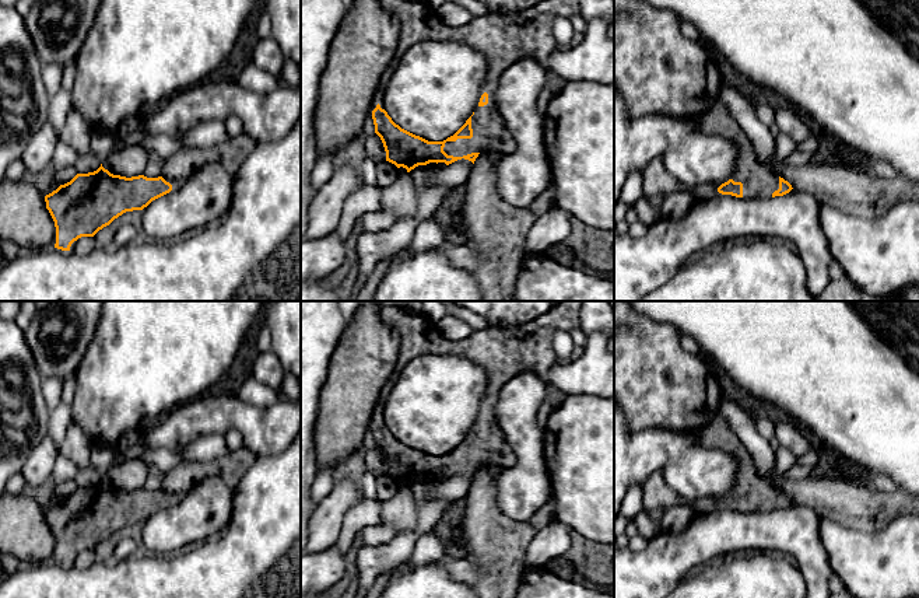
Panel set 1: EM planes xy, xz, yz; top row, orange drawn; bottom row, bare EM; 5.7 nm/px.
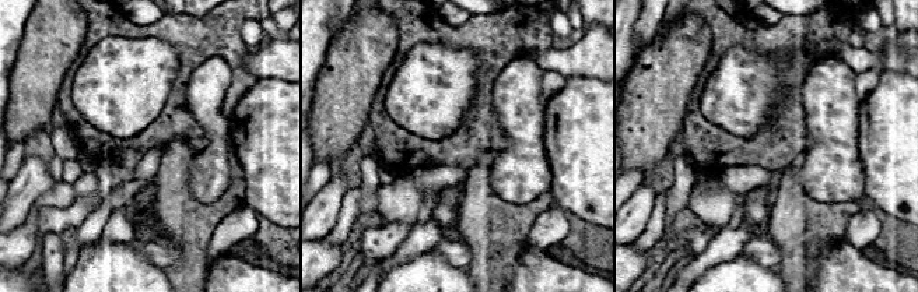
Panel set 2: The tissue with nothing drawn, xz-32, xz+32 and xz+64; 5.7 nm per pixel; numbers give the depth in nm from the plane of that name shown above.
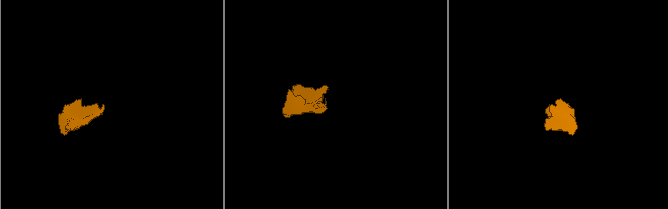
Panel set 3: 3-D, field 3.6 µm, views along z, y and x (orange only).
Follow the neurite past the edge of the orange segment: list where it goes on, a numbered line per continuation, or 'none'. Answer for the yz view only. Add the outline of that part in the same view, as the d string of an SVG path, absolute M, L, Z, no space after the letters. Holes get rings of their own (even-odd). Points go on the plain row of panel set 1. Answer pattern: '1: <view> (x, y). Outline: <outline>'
1: yz (758, 495). Outline: M715 416L701 433L698 443L722 450L737 459L739 473L733 494L743 497L744 511L771 511L779 503L779 489L757 473L750 452L723 417Z

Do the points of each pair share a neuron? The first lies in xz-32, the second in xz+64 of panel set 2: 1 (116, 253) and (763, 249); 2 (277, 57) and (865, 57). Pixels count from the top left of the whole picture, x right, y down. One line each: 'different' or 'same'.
1: different
2: same

